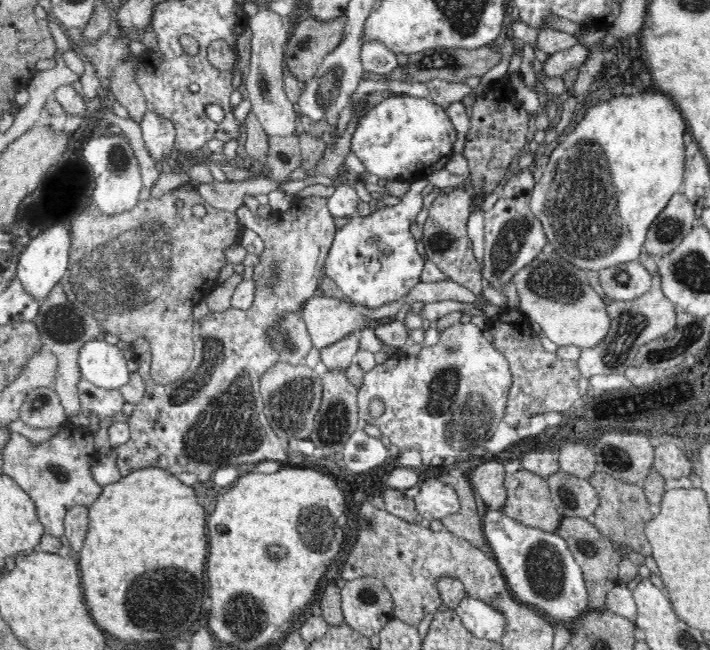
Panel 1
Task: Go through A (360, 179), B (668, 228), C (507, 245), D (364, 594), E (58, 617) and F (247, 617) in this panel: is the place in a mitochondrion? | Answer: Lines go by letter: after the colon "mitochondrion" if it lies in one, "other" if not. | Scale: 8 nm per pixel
A: other
B: mitochondrion
C: mitochondrion
D: mitochondrion
E: other
F: mitochondrion

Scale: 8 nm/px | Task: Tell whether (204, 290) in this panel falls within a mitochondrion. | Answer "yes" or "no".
no

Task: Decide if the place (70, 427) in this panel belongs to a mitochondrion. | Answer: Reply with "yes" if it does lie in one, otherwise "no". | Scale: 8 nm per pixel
no

